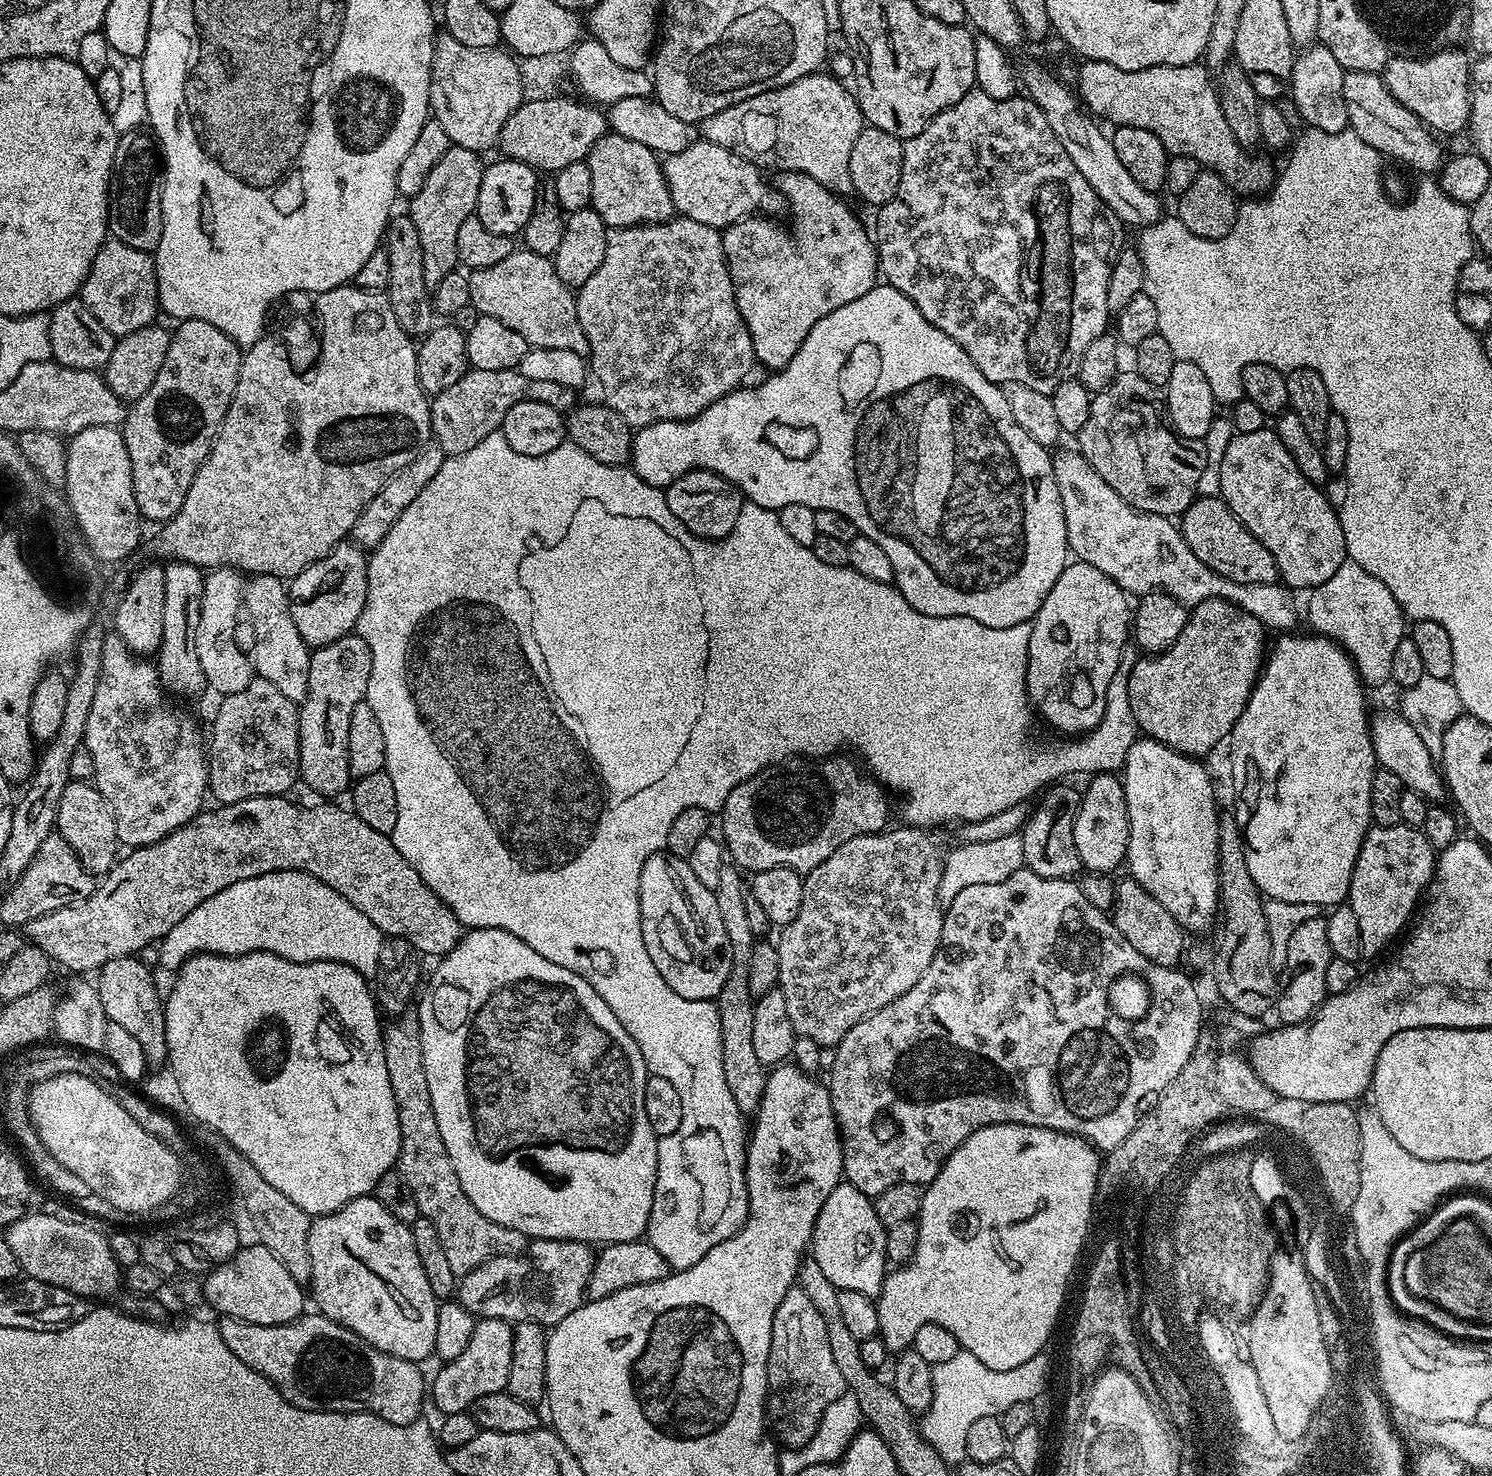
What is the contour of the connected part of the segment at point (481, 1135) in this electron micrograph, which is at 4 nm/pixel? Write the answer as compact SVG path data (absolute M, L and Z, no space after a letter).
M506 930L465 931L454 950L437 964L440 965L432 972L428 993L425 996L423 993L418 1000L422 1062L426 1066L426 1083L430 1085L430 1102L434 1102L434 1118L438 1118L438 1134L442 1134L442 1142L446 1142L446 1154L450 1154L450 1162L454 1162L454 1174L458 1174L458 1182L462 1182L466 1198L474 1202L474 1210L486 1214L490 1222L510 1226L510 1230L522 1230L522 1234L532 1240L569 1240L603 1246L641 1239L648 1231L654 1202L658 1138L654 1130L650 1130L650 1118L646 1118L646 1082L650 1073L638 1042L634 1042L626 1026L618 1022L614 1010L606 1006L590 982L566 970L566 966L554 966L550 958L542 958L538 950L530 950L522 938L514 938L514 934Z

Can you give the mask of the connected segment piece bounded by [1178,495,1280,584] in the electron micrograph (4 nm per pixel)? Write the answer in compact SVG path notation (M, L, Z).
M1219 495L1201 496L1193 500L1188 509L1182 513L1178 527L1186 538L1186 546L1194 550L1201 562L1206 562L1210 570L1214 570L1222 578L1230 578L1234 582L1270 582L1277 583L1280 571L1276 565L1274 554L1258 542L1246 530L1240 519L1228 509Z

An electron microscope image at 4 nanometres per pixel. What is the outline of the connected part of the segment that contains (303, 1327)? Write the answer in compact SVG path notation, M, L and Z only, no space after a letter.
M305 1314L296 1320L291 1320L278 1326L258 1326L256 1323L246 1323L244 1320L227 1319L226 1326L228 1326L228 1328L226 1327L226 1339L230 1350L242 1362L245 1362L246 1366L250 1366L258 1374L265 1376L289 1402L302 1410L318 1410L319 1412L368 1412L373 1413L376 1417L380 1417L386 1422L390 1422L391 1425L410 1425L421 1417L422 1413L420 1412L424 1400L426 1404L426 1378L424 1380L422 1372L419 1369L421 1367L415 1361L396 1358L393 1355L379 1351L376 1347L370 1346L369 1343L360 1338L358 1334L354 1334L350 1329L341 1326L330 1318L319 1314L313 1314L313 1316Z

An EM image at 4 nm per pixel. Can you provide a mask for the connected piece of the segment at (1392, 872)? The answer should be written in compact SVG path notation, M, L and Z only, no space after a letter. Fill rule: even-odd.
M1402 823L1369 827L1362 850L1358 850L1358 862L1354 862L1346 901L1358 918L1365 957L1378 955L1392 939L1395 941L1409 927L1436 873L1437 855L1436 849L1426 842L1421 829Z

